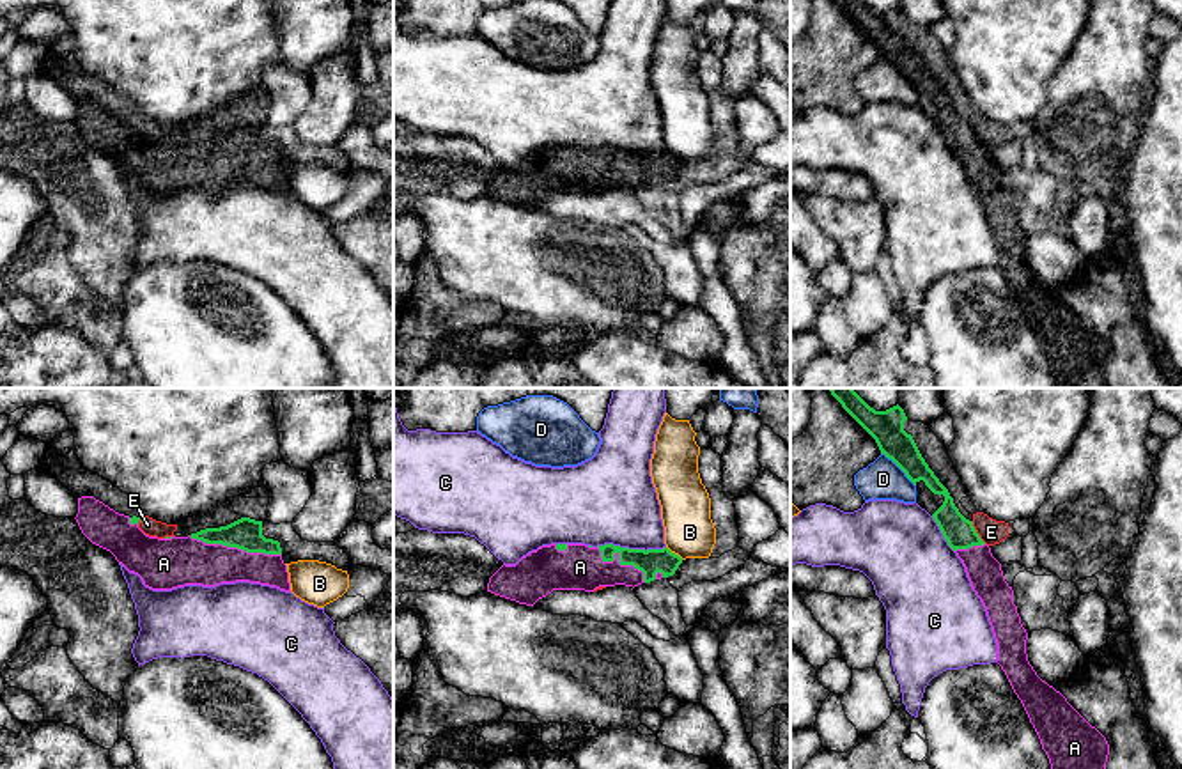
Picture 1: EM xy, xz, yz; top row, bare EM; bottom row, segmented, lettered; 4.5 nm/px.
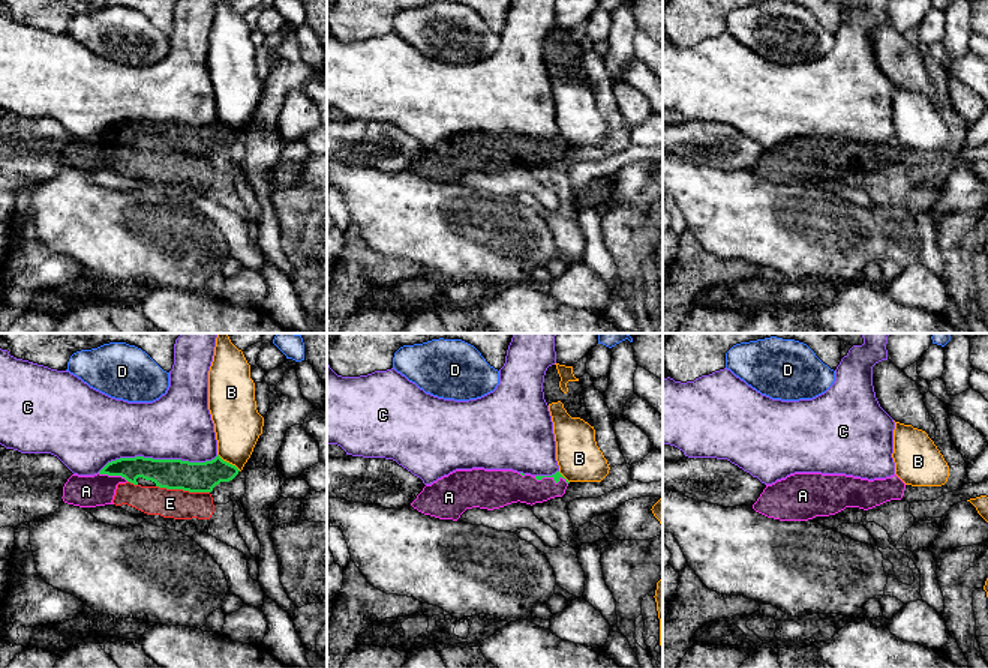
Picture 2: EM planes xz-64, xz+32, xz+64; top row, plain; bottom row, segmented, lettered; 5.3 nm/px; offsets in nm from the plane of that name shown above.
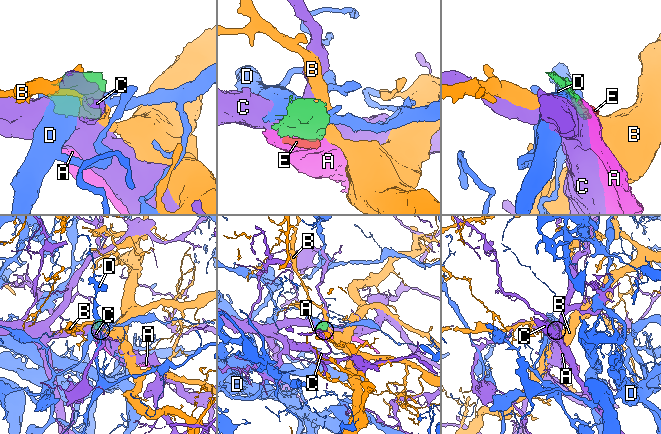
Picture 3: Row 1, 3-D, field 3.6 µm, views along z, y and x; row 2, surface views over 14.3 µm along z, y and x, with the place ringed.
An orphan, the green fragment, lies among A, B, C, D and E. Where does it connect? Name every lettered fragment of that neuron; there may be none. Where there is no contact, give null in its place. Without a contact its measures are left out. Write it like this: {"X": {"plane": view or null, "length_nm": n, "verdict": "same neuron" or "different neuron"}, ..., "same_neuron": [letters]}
{"A": {"plane": "xy", "length_nm": 440, "verdict": "same neuron"}, "B": {"plane": "xz", "length_nm": 100, "verdict": "different neuron"}, "C": {"plane": "xz", "length_nm": 320, "verdict": "different neuron"}, "D": {"plane": "yz", "length_nm": 220, "verdict": "different neuron"}, "E": {"plane": "yz", "length_nm": 120, "verdict": "different neuron"}, "same_neuron": ["A"]}

